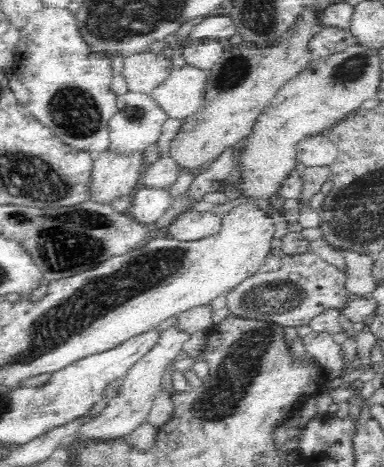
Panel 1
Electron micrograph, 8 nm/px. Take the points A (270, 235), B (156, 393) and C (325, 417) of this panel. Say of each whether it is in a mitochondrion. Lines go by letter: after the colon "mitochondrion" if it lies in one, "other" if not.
A: other
B: other
C: other

